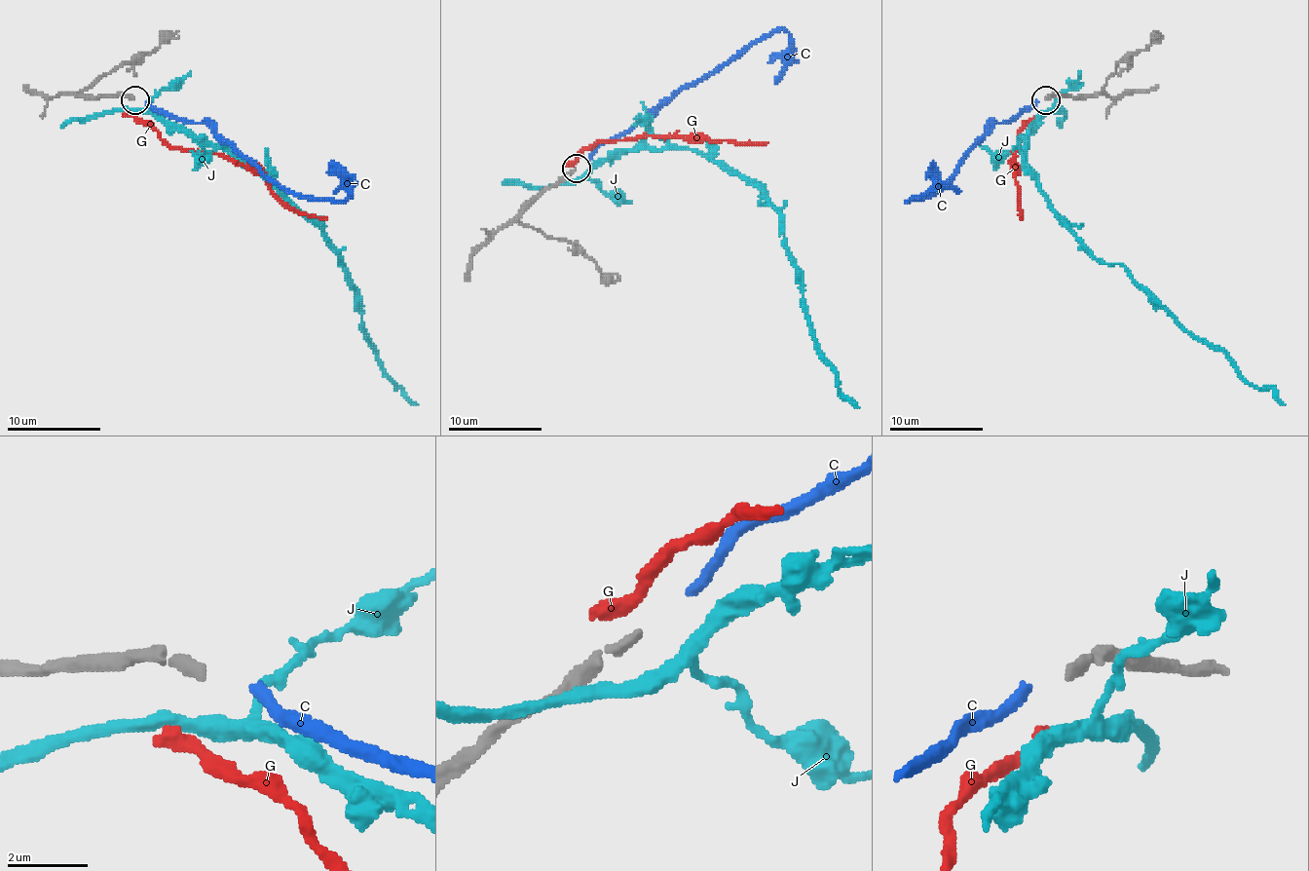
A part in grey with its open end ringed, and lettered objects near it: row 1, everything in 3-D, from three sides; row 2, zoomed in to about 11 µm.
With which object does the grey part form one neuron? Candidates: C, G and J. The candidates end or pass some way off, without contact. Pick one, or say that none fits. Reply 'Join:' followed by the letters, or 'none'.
Join: none

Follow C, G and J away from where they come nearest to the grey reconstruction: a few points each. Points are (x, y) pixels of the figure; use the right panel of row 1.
C: (1038, 101), (1020, 116), (996, 123), (963, 156), (963, 163), (935, 193), (907, 200), (945, 188), (961, 191)
G: (1043, 111), (1020, 132), (1017, 146), (1013, 151), (1020, 219)
J: (1053, 108), (1027, 139), (1028, 170), (1053, 211), (1092, 254), (1120, 263), (1183, 327), (1285, 404)

